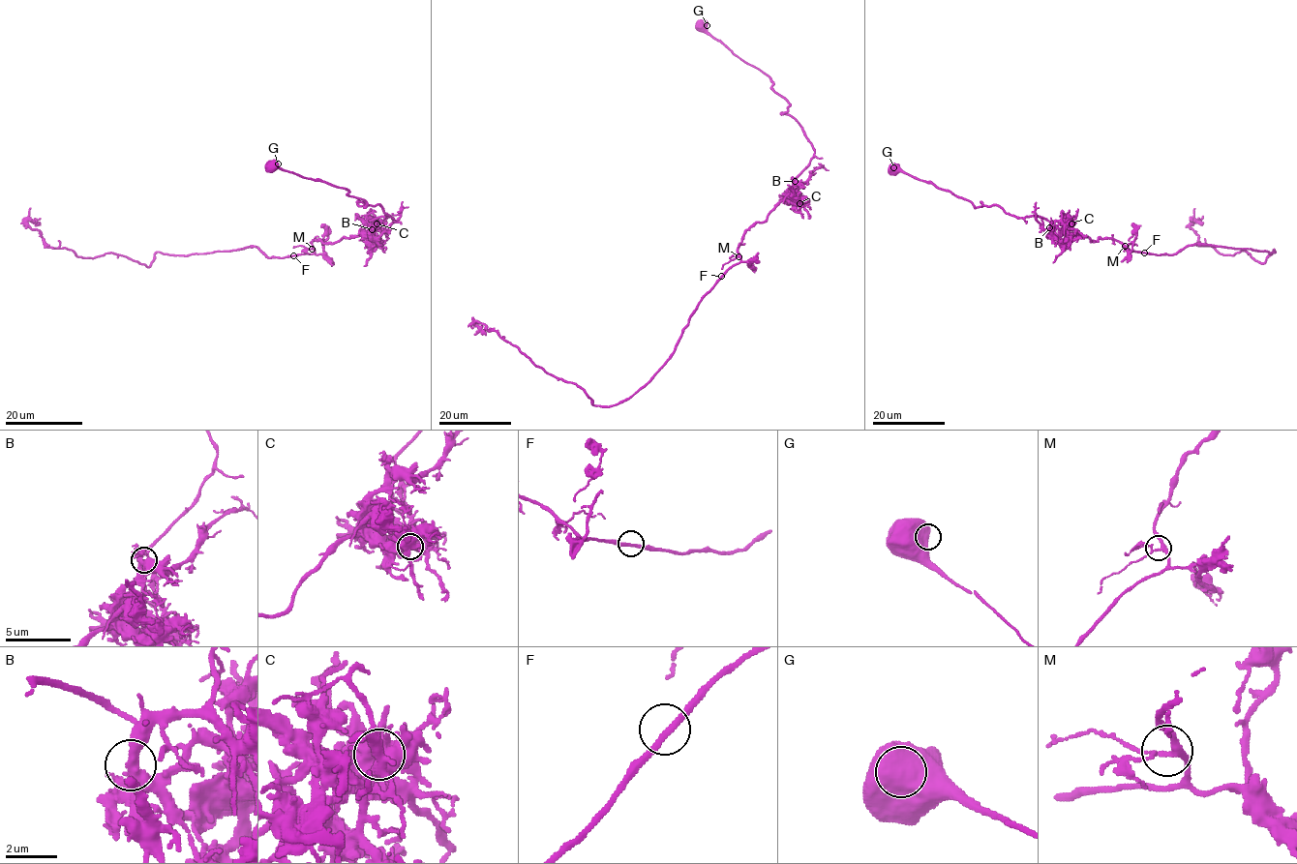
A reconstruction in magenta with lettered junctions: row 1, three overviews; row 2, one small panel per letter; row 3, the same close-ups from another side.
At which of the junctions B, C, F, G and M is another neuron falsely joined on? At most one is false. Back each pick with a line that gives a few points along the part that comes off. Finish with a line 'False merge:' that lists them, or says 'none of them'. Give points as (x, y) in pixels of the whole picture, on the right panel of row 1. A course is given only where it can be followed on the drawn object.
C: Course of the part to remove: (1071, 223), (1068, 244), (1053, 262)
False merge: C

